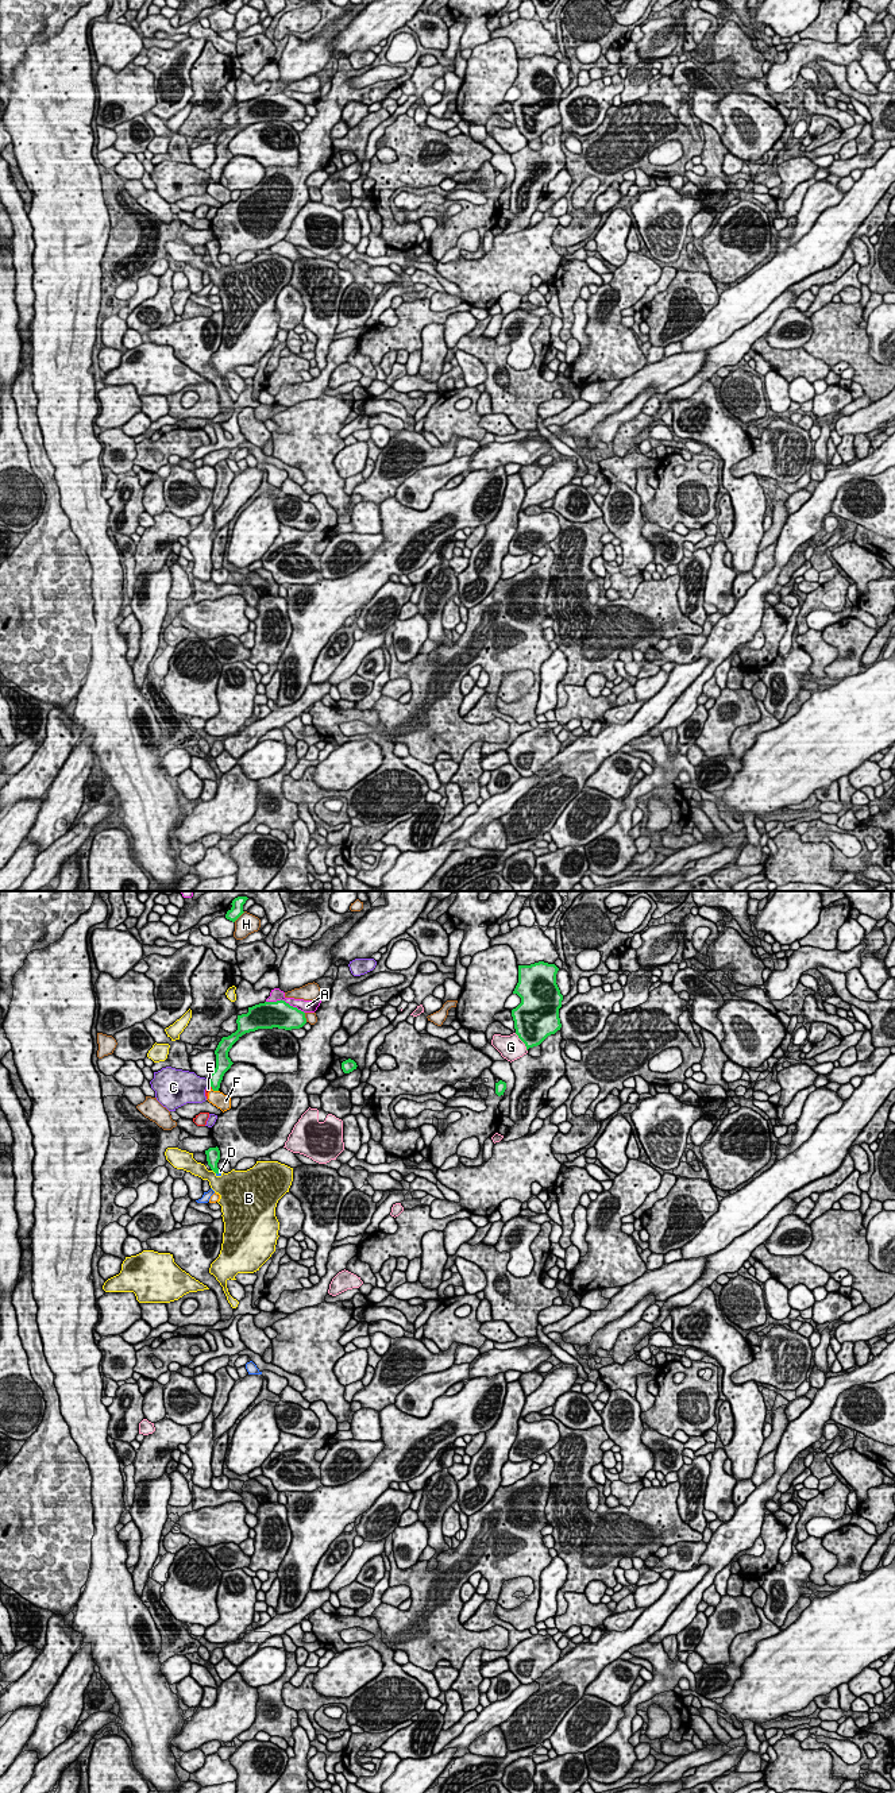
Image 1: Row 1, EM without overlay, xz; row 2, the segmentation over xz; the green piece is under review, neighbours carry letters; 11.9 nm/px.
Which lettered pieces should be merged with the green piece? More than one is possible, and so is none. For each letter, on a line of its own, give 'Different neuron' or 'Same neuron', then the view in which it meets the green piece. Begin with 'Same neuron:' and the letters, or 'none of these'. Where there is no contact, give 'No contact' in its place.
Same neuron: D
A: Different neuron. Touches green in xz
B: Different neuron. Touches green in xz
C: Different neuron. Touches green in xz
D: Same neuron. Touches green in xz
E: Different neuron. Touches green in xz
F: Different neuron. Touches green in xz
G: Different neuron. Touches green in xz
H: Different neuron. Touches green in xz

